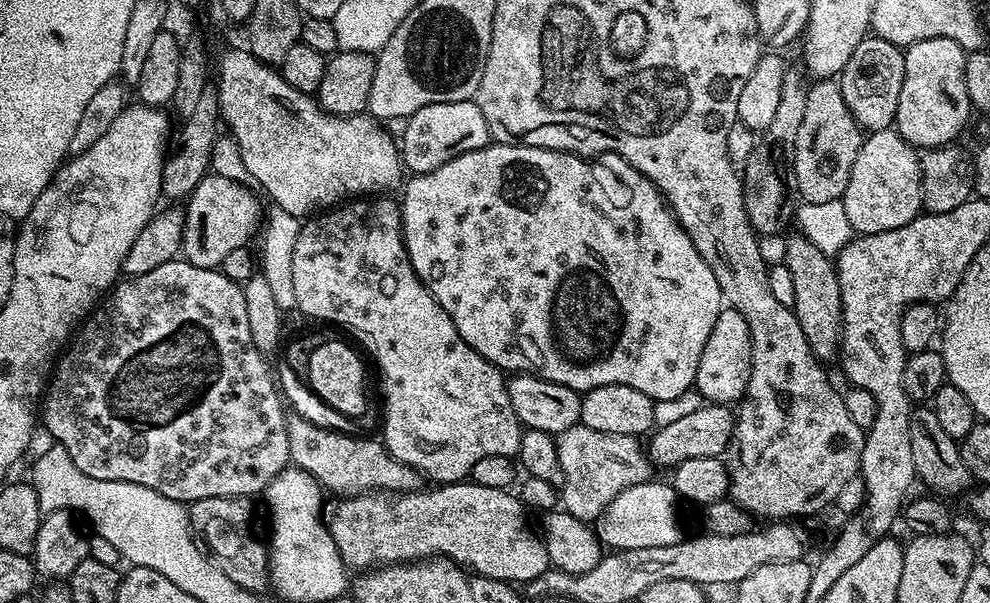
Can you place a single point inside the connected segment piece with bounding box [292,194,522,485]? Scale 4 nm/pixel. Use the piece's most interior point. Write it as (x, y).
(444, 405)

